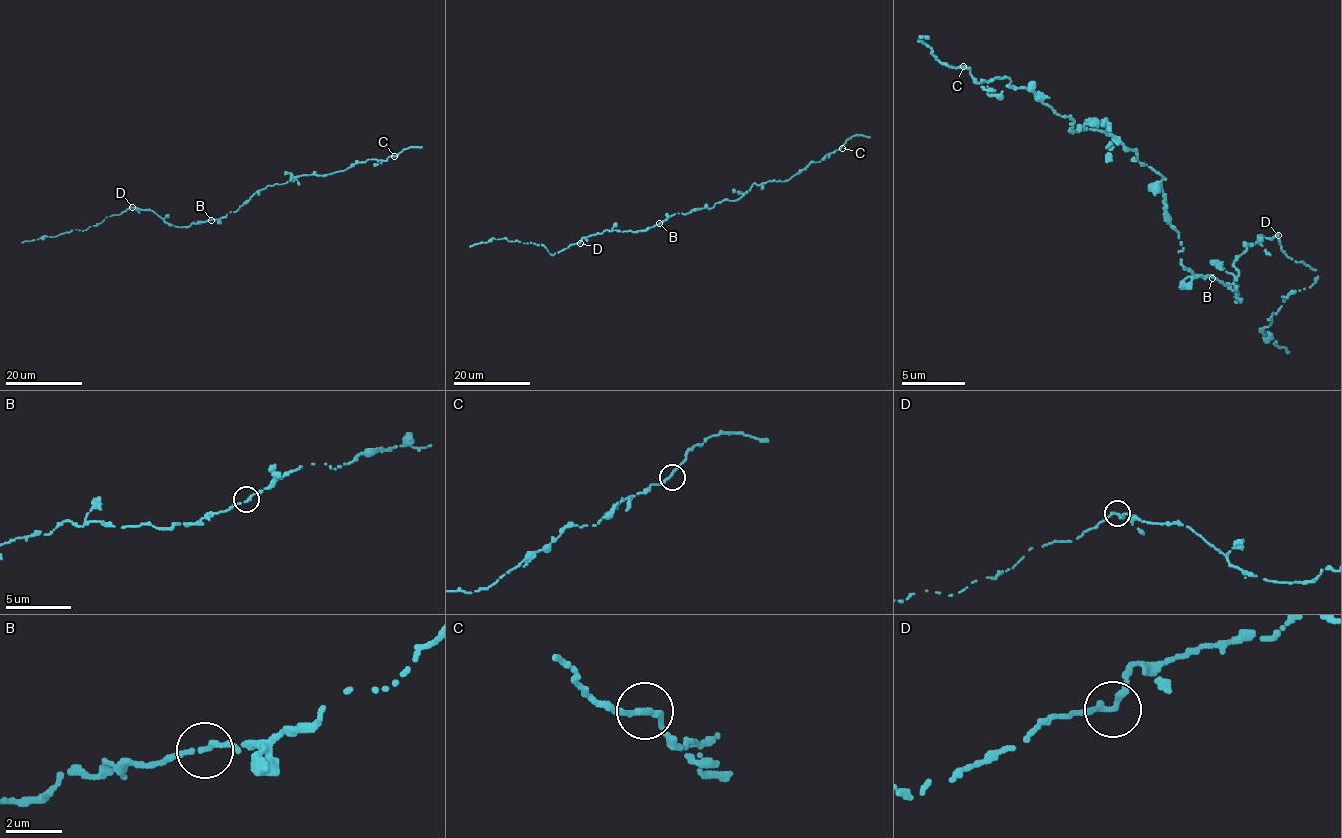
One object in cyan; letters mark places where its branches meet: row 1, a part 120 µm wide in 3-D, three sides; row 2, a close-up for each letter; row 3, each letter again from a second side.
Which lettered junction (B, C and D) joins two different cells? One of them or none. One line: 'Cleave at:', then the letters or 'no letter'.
Cleave at: no letter

